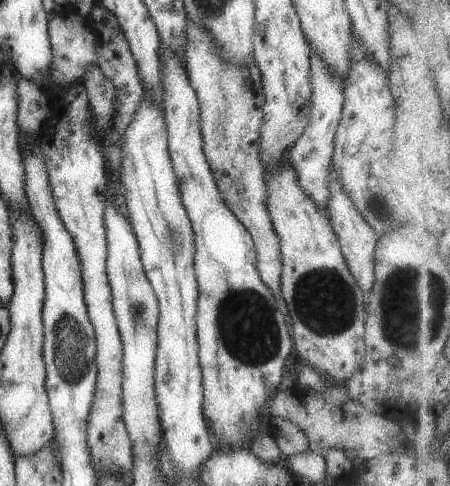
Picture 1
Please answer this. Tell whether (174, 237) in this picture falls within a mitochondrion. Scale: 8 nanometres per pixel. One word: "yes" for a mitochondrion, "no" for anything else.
yes

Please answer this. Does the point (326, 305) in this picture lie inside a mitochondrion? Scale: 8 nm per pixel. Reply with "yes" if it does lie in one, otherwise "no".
yes

